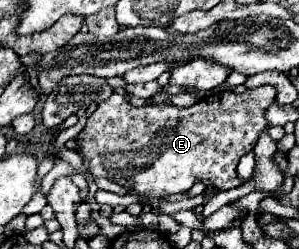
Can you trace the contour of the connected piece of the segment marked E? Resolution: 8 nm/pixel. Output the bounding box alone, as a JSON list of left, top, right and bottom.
[76,84,276,200]

